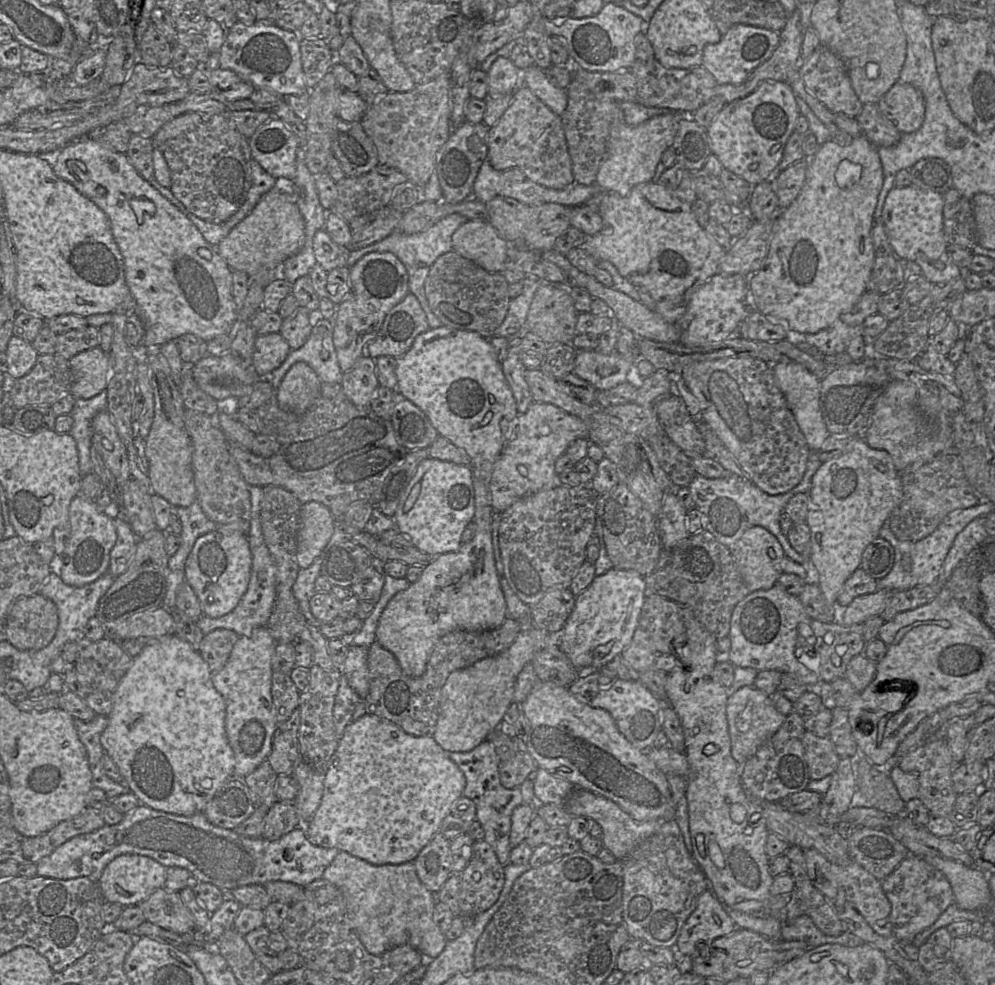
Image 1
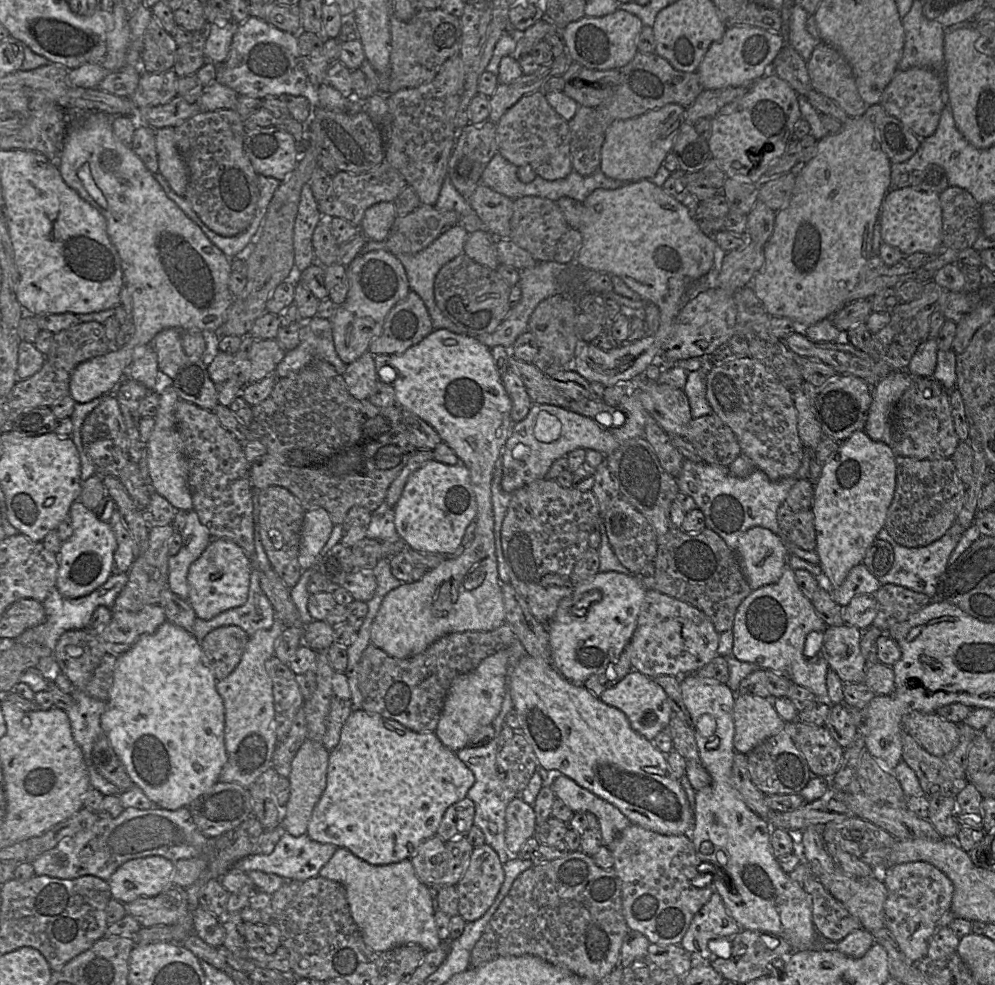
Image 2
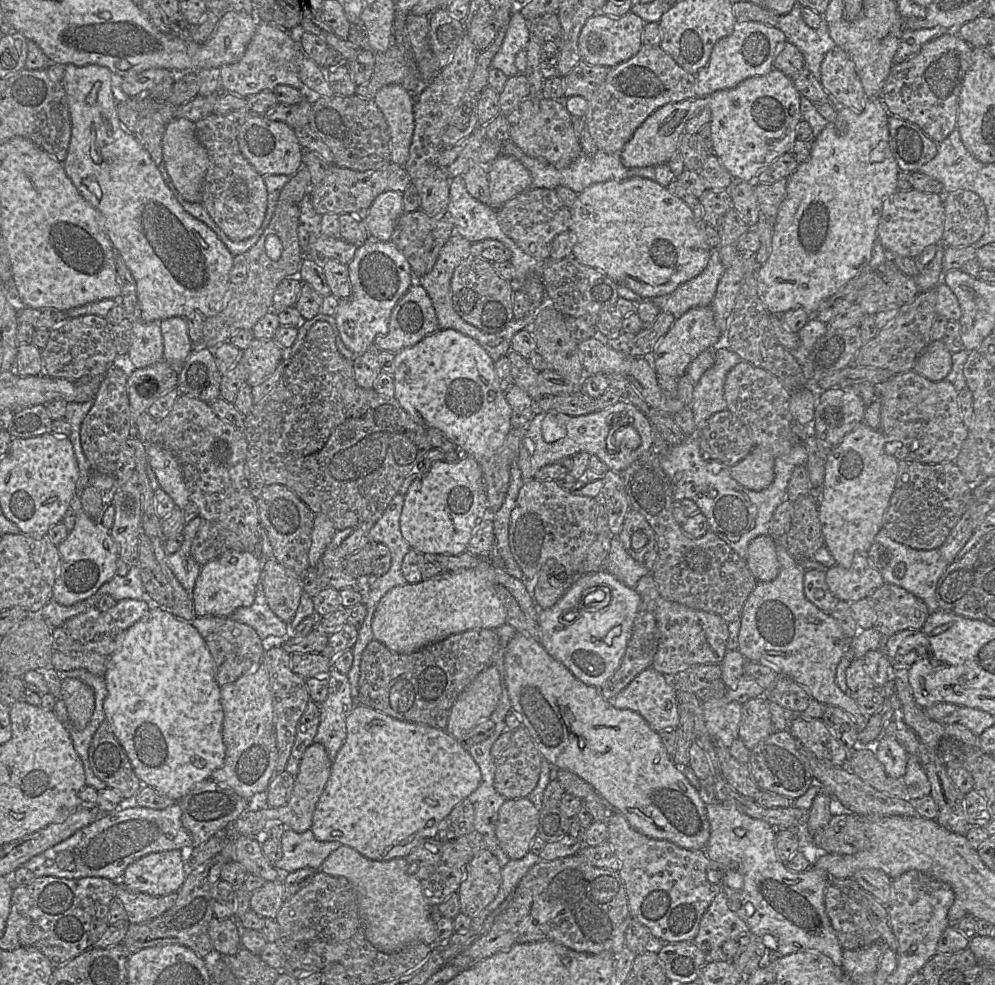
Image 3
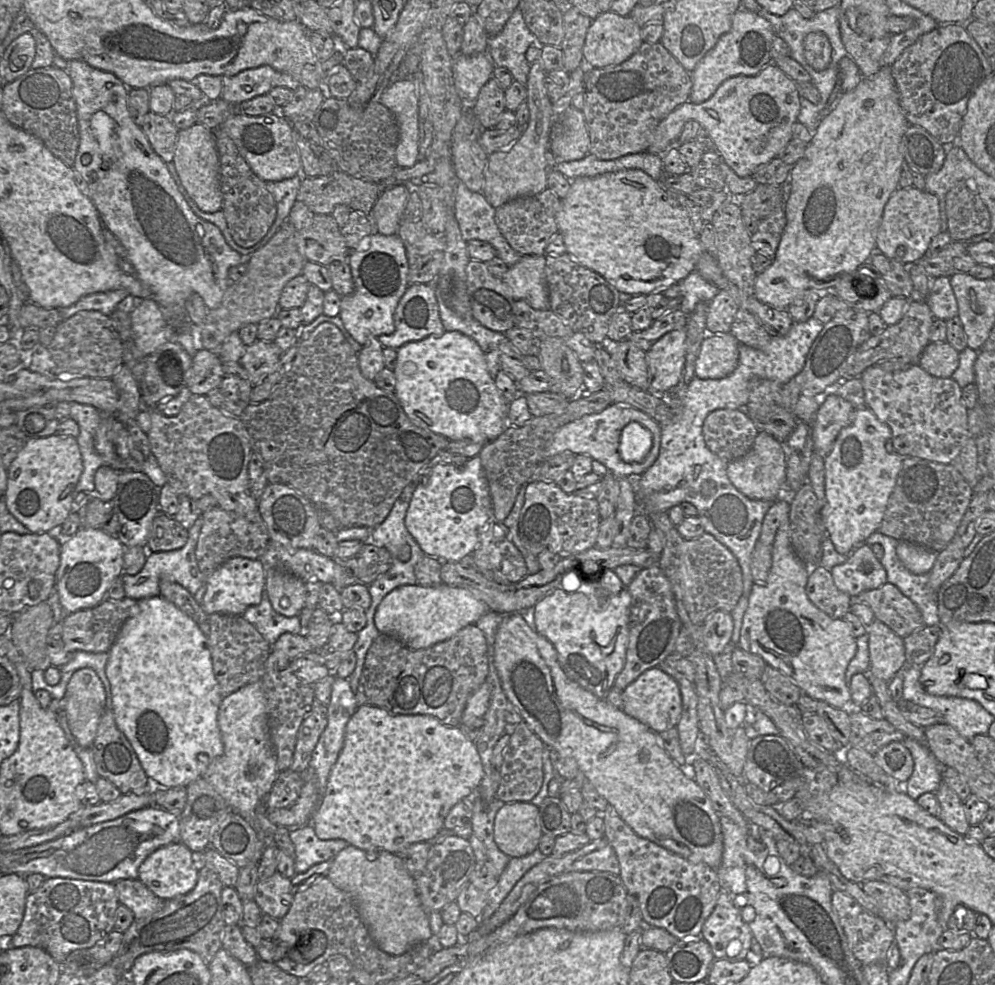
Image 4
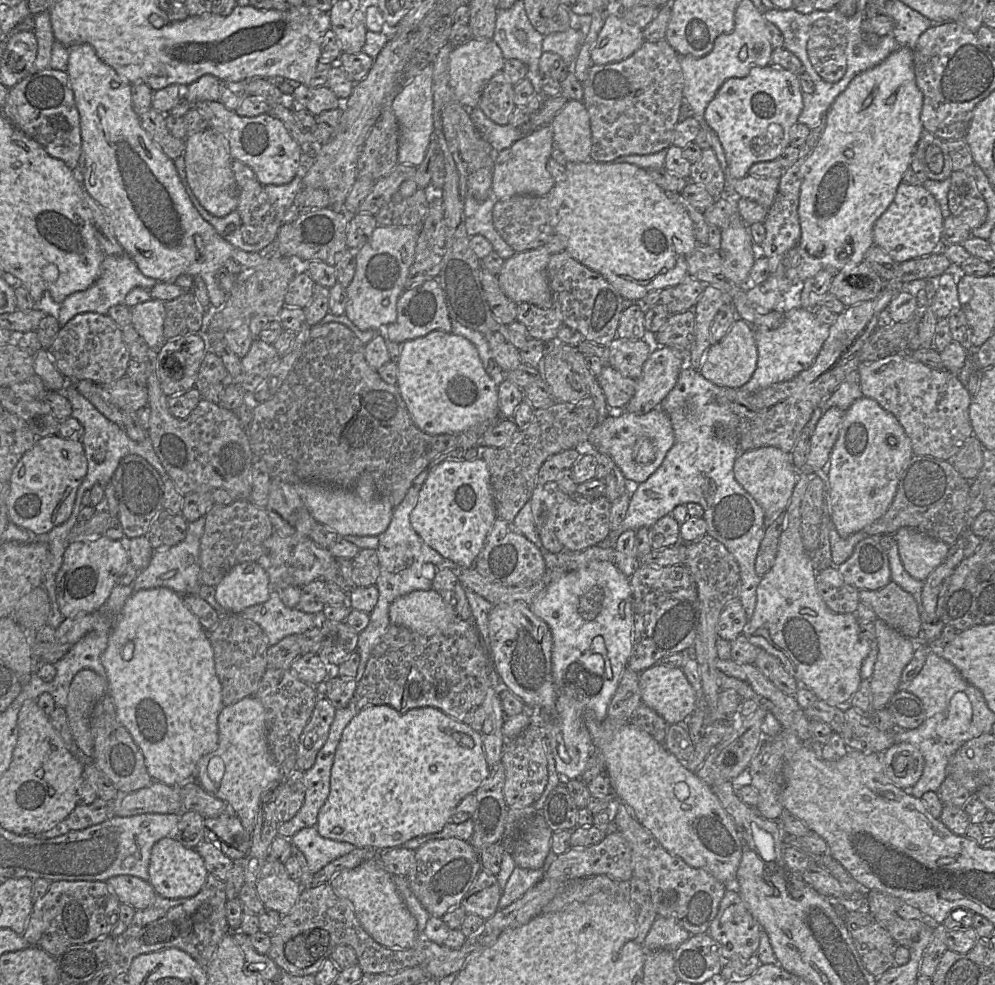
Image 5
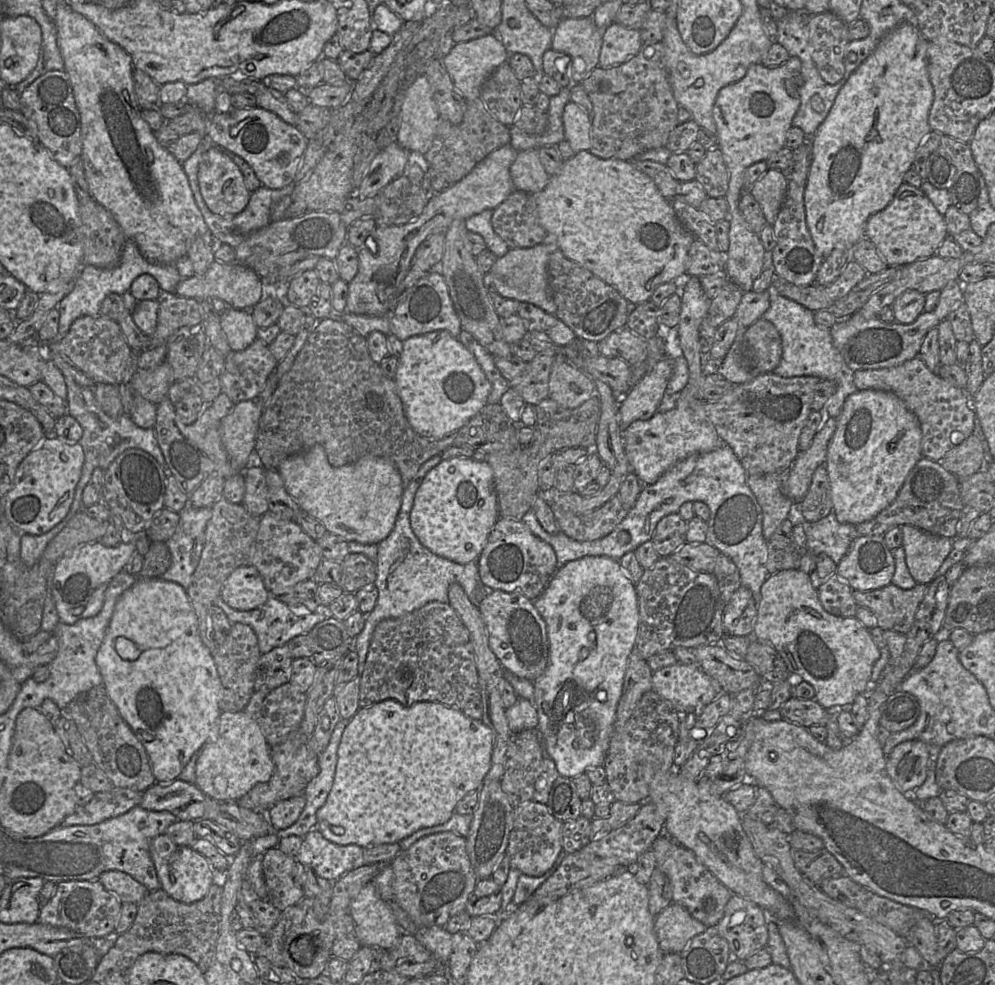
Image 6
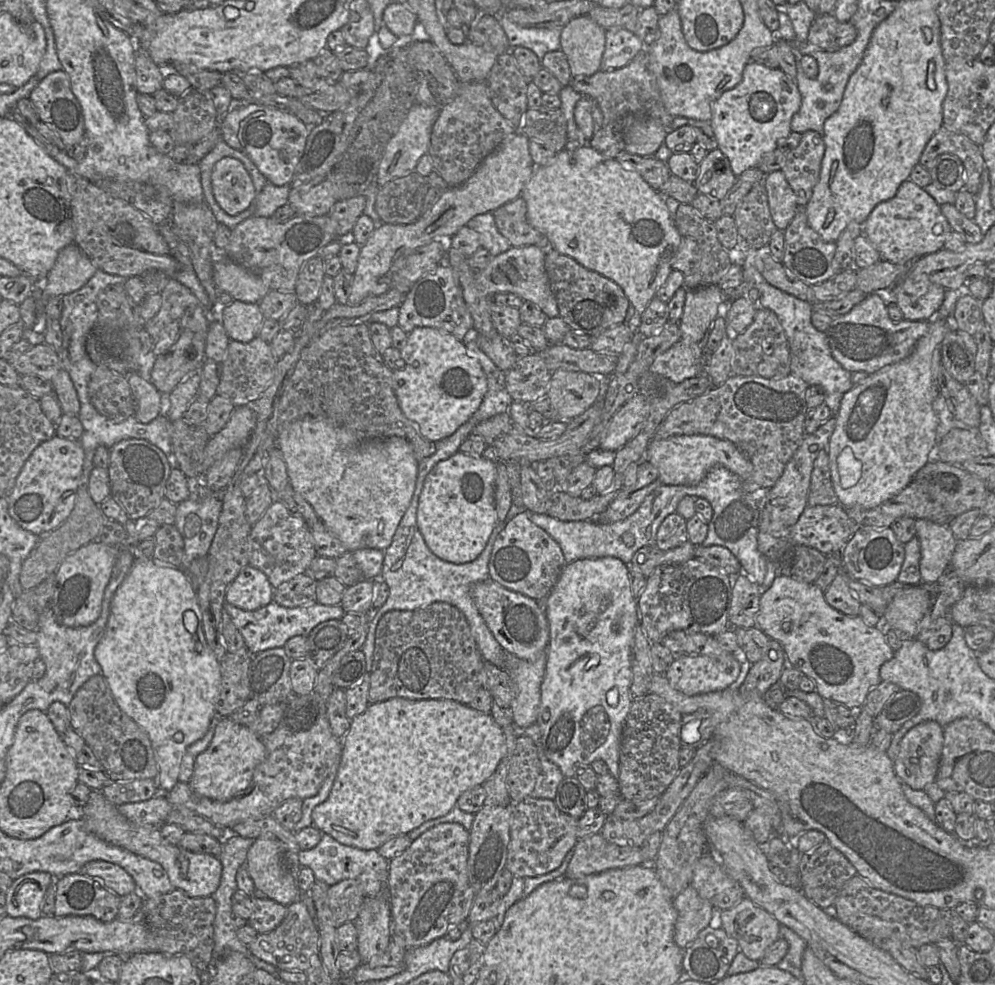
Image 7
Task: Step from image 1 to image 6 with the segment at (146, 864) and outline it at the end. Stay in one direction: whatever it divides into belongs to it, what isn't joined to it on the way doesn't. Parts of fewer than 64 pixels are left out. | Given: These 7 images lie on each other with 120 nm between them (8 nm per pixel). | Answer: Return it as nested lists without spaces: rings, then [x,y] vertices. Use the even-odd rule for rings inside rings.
[[[166,834],[152,839],[150,852],[161,882],[161,890],[177,901],[187,904],[199,901],[207,895],[210,886],[216,883],[217,873],[203,855],[190,846],[176,844]]]

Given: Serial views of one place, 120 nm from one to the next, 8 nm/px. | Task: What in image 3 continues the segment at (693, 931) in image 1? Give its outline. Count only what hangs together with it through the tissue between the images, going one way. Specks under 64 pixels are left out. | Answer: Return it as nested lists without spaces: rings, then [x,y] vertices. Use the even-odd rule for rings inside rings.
[[[720,891],[703,914],[693,942],[704,952],[707,962],[731,962],[722,946],[727,941],[738,944],[738,938],[749,932],[747,924],[729,909],[725,894]]]

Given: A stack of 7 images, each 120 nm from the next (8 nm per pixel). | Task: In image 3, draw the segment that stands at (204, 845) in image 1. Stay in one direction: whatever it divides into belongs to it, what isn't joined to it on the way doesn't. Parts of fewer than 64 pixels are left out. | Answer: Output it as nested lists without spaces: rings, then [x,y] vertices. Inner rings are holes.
[[[128,801],[124,807],[113,813],[102,814],[92,824],[32,857],[23,866],[31,870],[36,877],[103,877],[117,884],[131,863],[148,854],[169,850],[188,852],[192,847],[194,842],[183,826],[182,809],[178,803],[165,809],[151,809]],[[287,829],[281,839],[282,858],[273,865],[283,874],[304,868],[320,870],[329,855],[341,845],[337,841],[318,841],[311,829],[303,833]]]

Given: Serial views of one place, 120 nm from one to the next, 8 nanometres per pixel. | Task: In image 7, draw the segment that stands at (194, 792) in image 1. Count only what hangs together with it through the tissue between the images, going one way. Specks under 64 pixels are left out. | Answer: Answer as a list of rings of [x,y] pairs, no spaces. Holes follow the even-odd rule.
[[[134,558],[129,573],[113,595],[104,635],[94,651],[94,657],[102,670],[101,674],[104,676],[119,708],[148,734],[158,765],[158,776],[156,779],[158,788],[156,795],[166,796],[167,792],[179,782],[180,765],[186,749],[207,733],[212,719],[215,715],[218,715],[216,712],[216,704],[221,691],[221,666],[206,641],[202,619],[203,616],[196,592],[185,571],[173,567],[159,566],[149,558]]]

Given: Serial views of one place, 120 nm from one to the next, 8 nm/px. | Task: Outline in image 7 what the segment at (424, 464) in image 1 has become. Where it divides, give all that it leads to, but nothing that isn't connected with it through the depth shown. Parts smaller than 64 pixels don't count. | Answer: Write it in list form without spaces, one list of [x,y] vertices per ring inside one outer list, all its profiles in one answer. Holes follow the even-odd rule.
[[[457,451],[436,463],[426,475],[416,511],[417,528],[429,550],[439,559],[464,564],[483,551],[496,525],[495,462]]]

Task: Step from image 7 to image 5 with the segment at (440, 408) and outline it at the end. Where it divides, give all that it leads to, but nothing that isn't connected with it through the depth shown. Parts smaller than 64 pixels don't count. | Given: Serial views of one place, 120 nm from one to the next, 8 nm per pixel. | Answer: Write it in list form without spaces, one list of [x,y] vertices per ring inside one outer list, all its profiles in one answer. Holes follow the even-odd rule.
[[[435,330],[401,344],[396,386],[415,426],[429,435],[459,434],[485,420],[504,418],[499,414],[498,386],[484,370],[476,347],[453,333]]]

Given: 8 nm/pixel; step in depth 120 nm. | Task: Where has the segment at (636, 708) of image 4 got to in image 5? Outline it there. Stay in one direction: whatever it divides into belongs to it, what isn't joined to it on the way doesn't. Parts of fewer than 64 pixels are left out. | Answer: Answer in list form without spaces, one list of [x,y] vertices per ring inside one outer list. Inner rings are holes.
[[[653,665],[639,674],[641,700],[669,725],[683,723],[696,707],[696,693],[681,668]]]

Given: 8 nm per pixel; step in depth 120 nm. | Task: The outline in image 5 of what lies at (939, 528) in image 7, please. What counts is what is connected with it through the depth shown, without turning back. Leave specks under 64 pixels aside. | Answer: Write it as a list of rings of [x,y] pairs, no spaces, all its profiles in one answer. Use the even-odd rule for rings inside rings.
[[[909,527],[899,529],[894,540],[905,571],[920,581],[945,562],[950,546]]]

